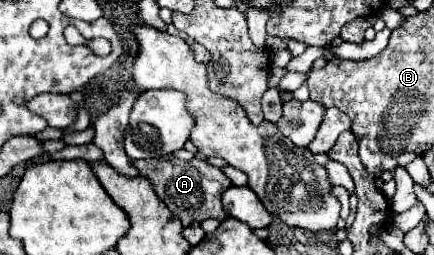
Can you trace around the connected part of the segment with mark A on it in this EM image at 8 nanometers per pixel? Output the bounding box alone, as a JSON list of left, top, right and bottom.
[132,155,232,227]

